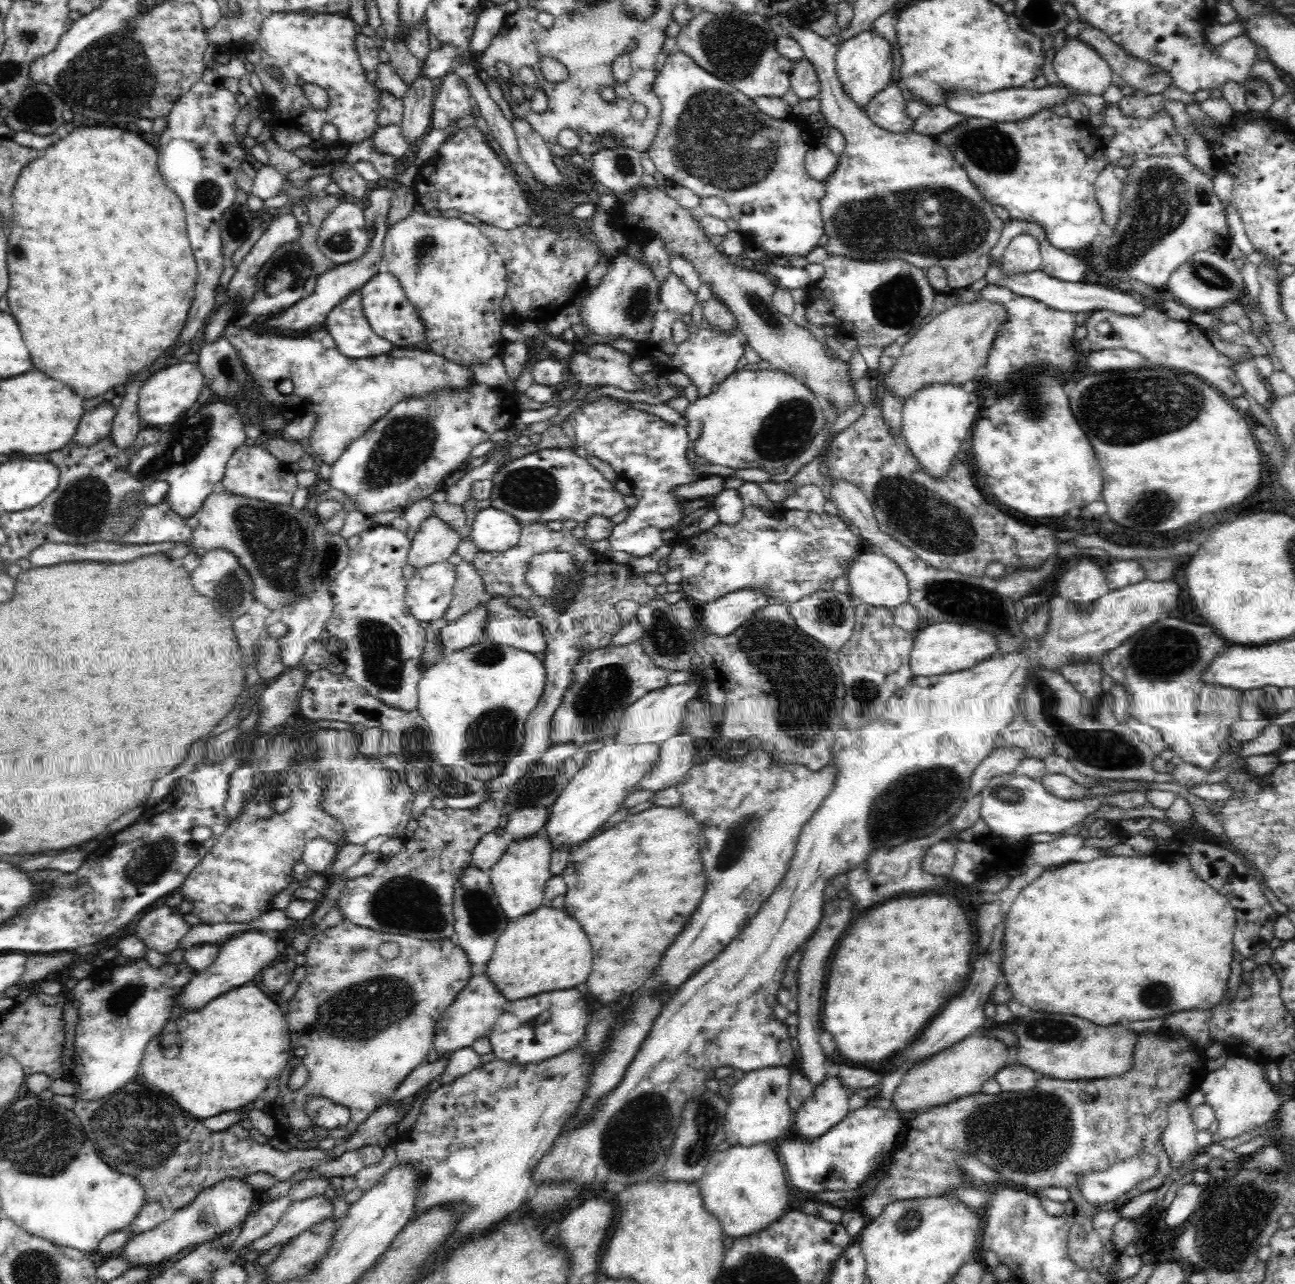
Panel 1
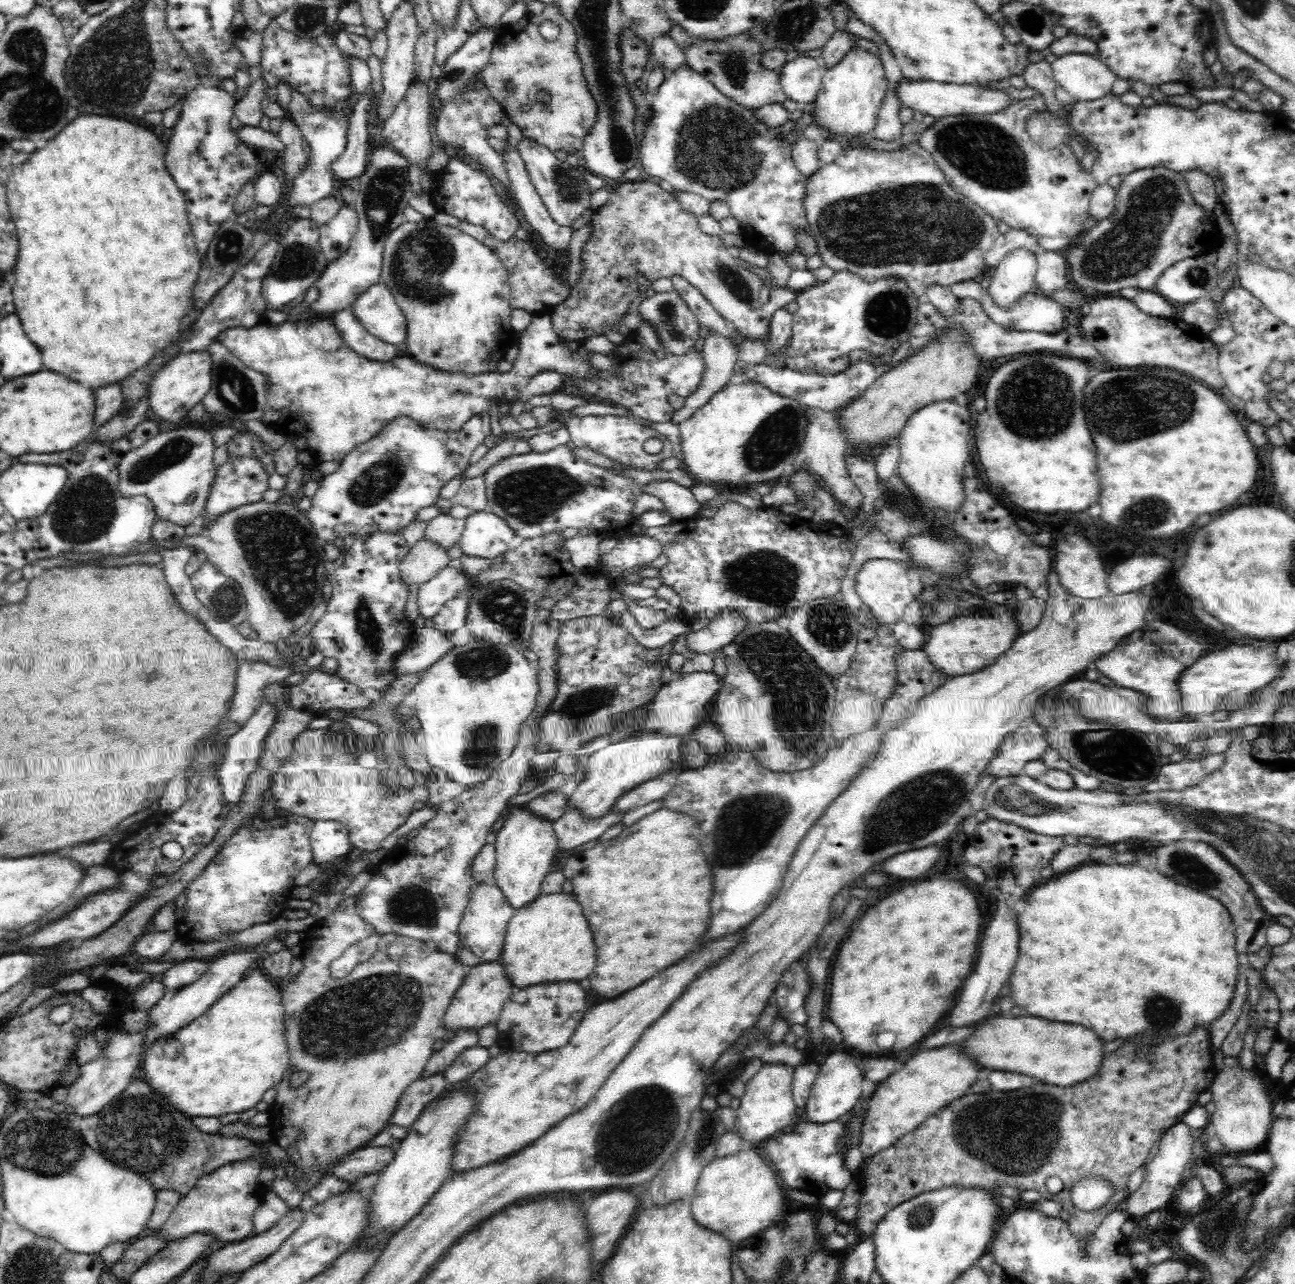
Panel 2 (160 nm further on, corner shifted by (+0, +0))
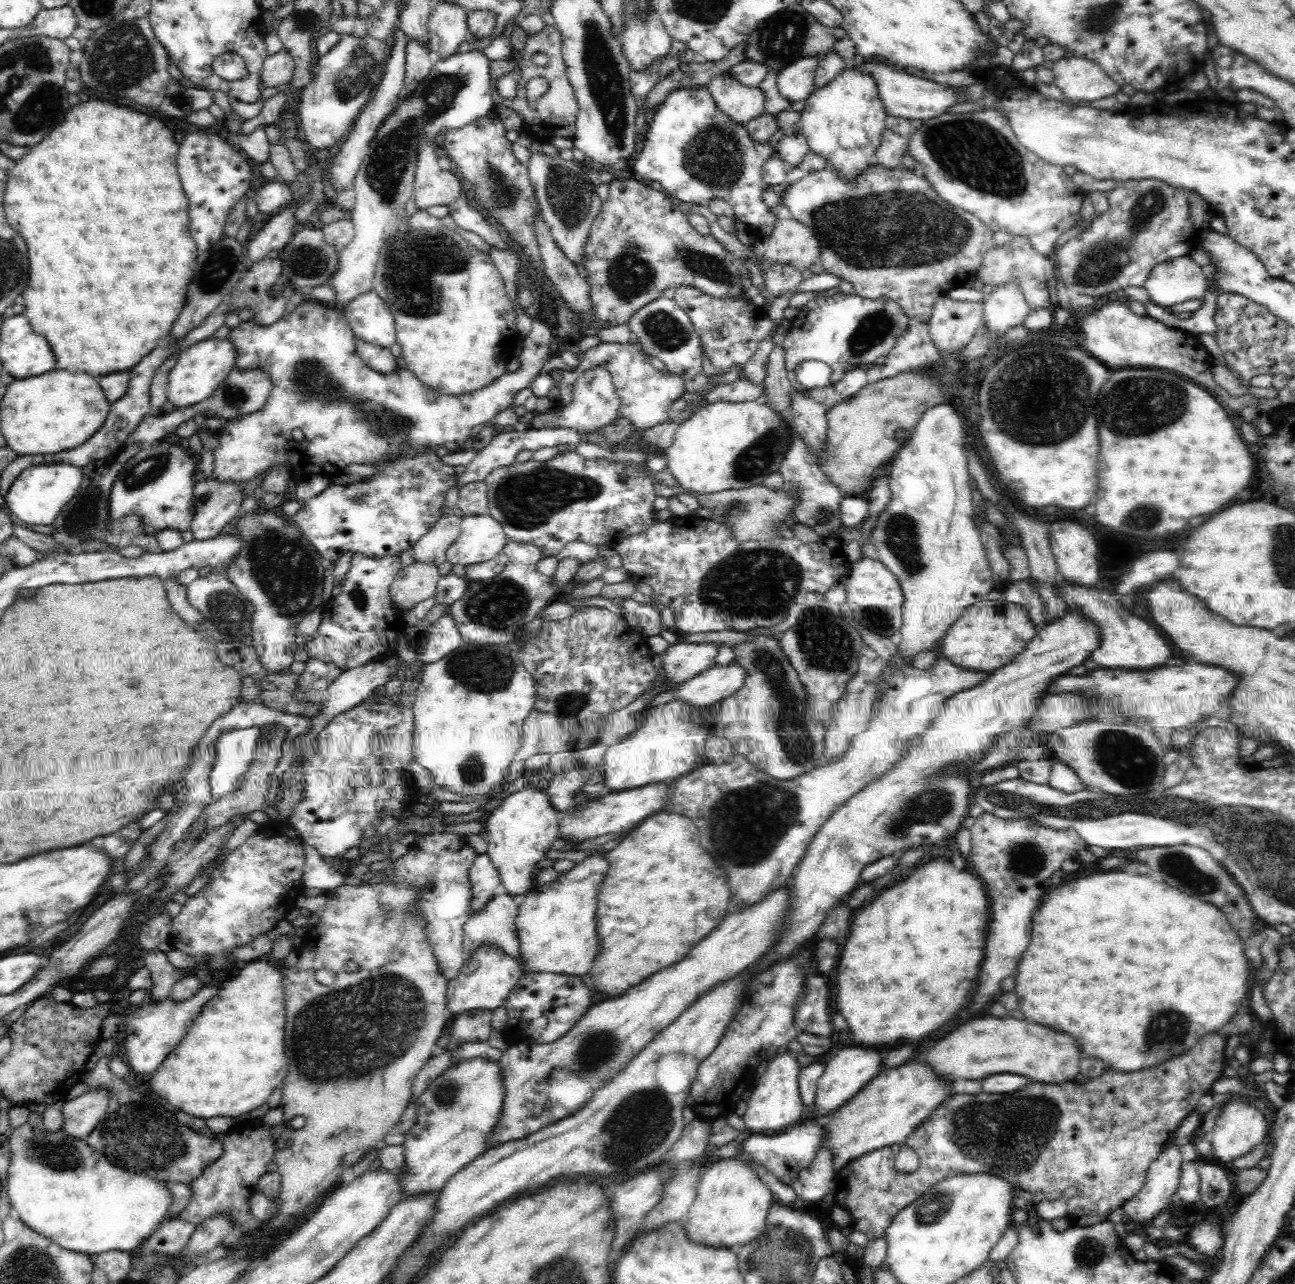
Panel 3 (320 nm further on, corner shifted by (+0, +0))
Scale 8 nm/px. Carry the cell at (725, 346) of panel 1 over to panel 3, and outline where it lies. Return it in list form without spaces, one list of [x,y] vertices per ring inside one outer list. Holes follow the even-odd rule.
[[[631,338],[629,343],[600,344],[583,352],[583,357],[577,367],[571,371],[564,371],[562,380],[558,382],[560,396],[556,405],[566,407],[571,403],[572,390],[576,380],[591,368],[602,367],[611,375],[616,393],[620,399],[619,416],[627,418],[637,429],[649,429],[668,420],[668,408],[678,398],[686,394],[686,383],[676,375],[656,370],[648,361],[648,354],[643,351],[642,345]]]

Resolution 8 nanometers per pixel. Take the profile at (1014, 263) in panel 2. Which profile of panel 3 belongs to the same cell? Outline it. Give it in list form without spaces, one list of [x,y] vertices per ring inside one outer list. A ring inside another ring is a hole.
[[[1018,283],[996,286],[985,297],[983,322],[990,334],[1004,334],[1014,326],[1023,326],[1031,312]]]

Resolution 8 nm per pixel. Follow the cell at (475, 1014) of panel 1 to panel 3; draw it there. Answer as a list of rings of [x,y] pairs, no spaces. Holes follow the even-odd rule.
[[[494,945],[479,946],[475,953],[467,959],[456,978],[452,996],[448,997],[447,1010],[449,1016],[465,1013],[466,1011],[486,1009],[493,1012],[499,1006],[505,1005],[512,989],[516,986],[518,979],[524,970],[514,957],[504,953]]]

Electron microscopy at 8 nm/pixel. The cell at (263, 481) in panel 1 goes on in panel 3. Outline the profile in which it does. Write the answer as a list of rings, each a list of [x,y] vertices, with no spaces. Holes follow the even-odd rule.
[[[196,479],[193,489],[209,495],[204,502],[196,506],[196,514],[189,528],[193,538],[214,538],[229,527],[239,516],[240,504],[245,499],[242,494],[243,486],[244,482]]]

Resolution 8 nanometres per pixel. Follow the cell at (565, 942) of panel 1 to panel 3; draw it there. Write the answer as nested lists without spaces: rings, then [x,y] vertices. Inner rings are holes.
[[[605,854],[588,857],[581,864],[545,885],[536,884],[521,899],[515,920],[520,941],[520,962],[524,972],[548,971],[554,974],[584,976],[590,970],[596,952],[596,894],[608,870]]]

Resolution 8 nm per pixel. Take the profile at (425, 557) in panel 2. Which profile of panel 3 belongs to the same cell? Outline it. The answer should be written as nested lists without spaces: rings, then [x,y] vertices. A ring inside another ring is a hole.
[[[413,562],[401,568],[390,585],[389,595],[394,604],[393,608],[401,614],[412,610],[419,602],[435,594],[440,578],[437,566]]]

